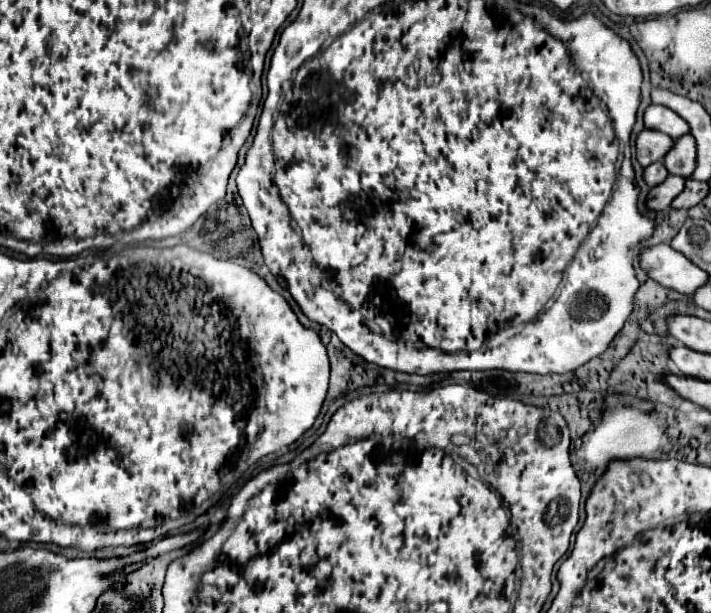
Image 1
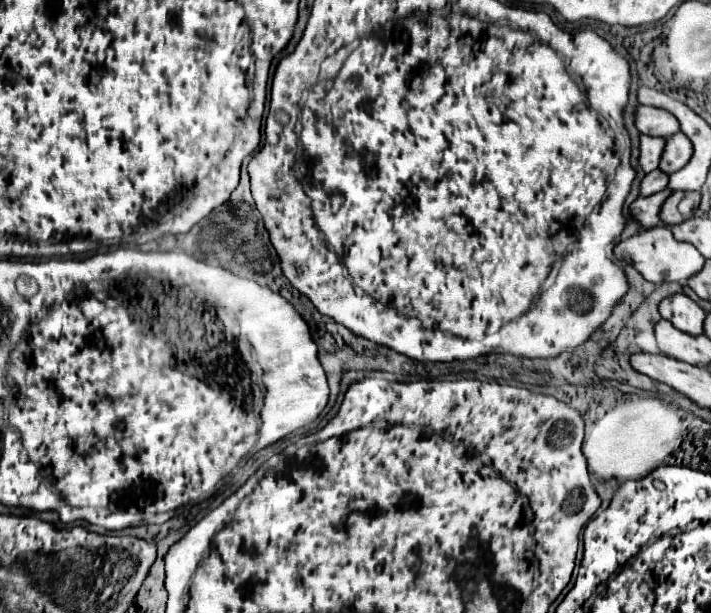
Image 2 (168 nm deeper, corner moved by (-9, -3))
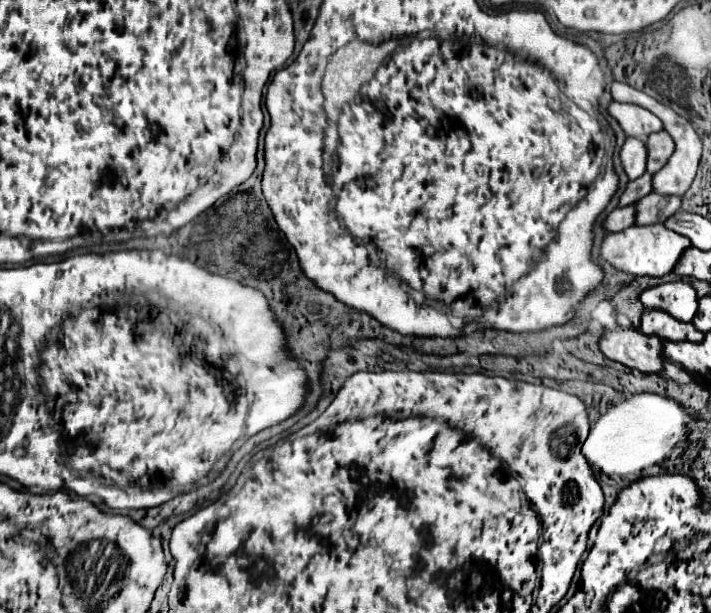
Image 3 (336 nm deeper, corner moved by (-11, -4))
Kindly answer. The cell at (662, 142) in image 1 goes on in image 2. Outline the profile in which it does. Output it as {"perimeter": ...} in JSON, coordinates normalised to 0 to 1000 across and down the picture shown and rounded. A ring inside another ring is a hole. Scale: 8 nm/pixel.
{"perimeter":[[[902,222],[902,254],[899,254],[899,268],[904,274],[907,284],[918,281],[927,274],[927,261],[930,251],[935,245],[935,225],[924,225],[924,222]]]}

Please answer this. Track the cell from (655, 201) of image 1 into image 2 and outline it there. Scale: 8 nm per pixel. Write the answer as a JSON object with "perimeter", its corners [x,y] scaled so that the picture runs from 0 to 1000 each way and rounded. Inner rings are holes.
{"perimeter":[[[935,307],[918,320],[910,320],[910,323],[896,323],[890,333],[887,333],[887,349],[893,359],[899,359],[907,372],[918,372],[930,362],[927,349],[930,349],[930,336],[932,330],[947,316],[947,310]]]}

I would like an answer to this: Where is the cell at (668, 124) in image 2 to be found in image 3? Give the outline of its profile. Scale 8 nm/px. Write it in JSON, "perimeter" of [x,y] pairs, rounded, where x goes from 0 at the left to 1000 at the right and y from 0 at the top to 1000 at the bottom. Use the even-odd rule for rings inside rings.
{"perimeter":[[[862,165],[862,168],[857,168],[854,184],[862,194],[868,194],[873,210],[885,223],[907,227],[910,220],[932,210],[927,194],[921,194],[921,188],[916,188],[916,181],[910,181],[904,175],[896,175],[896,171],[882,171],[882,168],[865,168]]]}

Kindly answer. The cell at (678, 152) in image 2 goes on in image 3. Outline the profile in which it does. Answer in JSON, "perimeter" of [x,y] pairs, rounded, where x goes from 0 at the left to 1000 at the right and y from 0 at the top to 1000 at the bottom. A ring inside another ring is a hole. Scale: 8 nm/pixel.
{"perimeter":[[[924,214],[910,223],[907,237],[910,237],[910,282],[921,282],[944,256],[947,246],[944,223],[935,214]]]}

